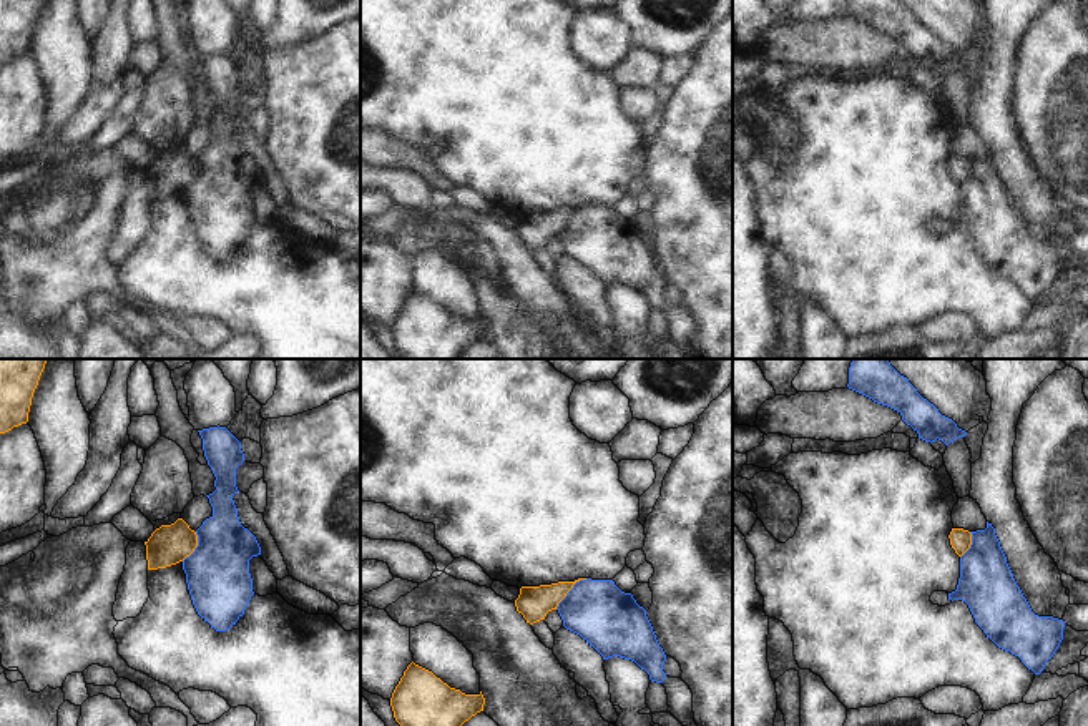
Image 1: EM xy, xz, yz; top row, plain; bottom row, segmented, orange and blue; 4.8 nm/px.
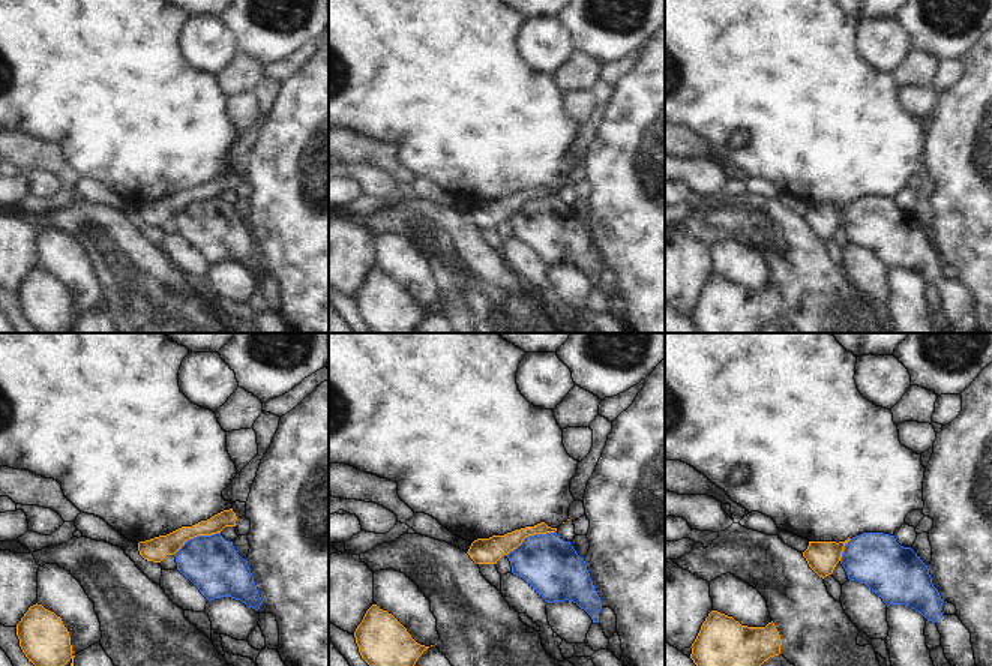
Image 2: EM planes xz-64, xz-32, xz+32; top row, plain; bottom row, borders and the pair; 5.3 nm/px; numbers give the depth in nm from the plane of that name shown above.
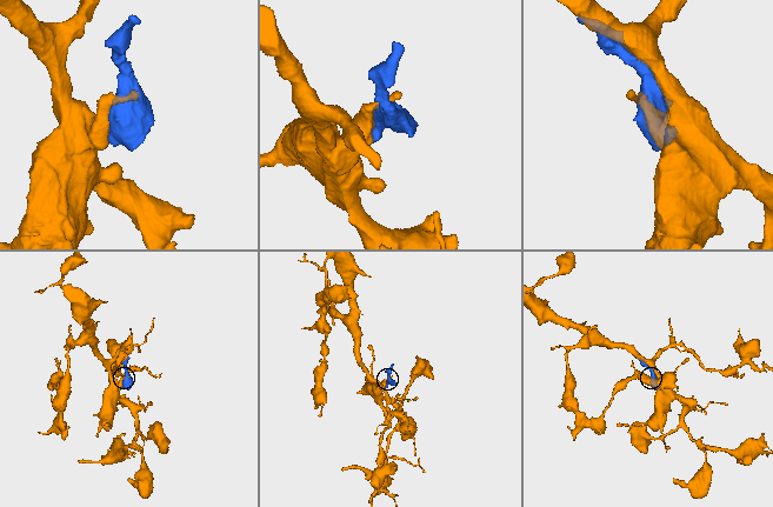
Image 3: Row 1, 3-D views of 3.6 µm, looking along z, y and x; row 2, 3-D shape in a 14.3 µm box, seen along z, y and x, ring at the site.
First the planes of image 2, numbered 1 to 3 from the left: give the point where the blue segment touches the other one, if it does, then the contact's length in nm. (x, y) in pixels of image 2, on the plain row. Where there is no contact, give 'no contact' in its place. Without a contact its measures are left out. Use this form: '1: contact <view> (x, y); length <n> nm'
1: contact xz-64 (195, 200); length 280 nm
2: contact xz-32 (530, 198); length 300 nm
3: contact xz+32 (842, 213); length 140 nm

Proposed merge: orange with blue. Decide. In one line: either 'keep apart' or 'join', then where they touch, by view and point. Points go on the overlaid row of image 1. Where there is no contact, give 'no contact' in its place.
keep apart | xz (570, 588)

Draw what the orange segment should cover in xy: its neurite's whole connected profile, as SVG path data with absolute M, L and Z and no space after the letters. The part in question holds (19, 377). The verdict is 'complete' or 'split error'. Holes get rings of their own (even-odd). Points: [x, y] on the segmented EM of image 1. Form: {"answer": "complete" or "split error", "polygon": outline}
{"answer": "complete", "polygon": "M0 359L0 434L28 422L33 392L48 359Z"}

